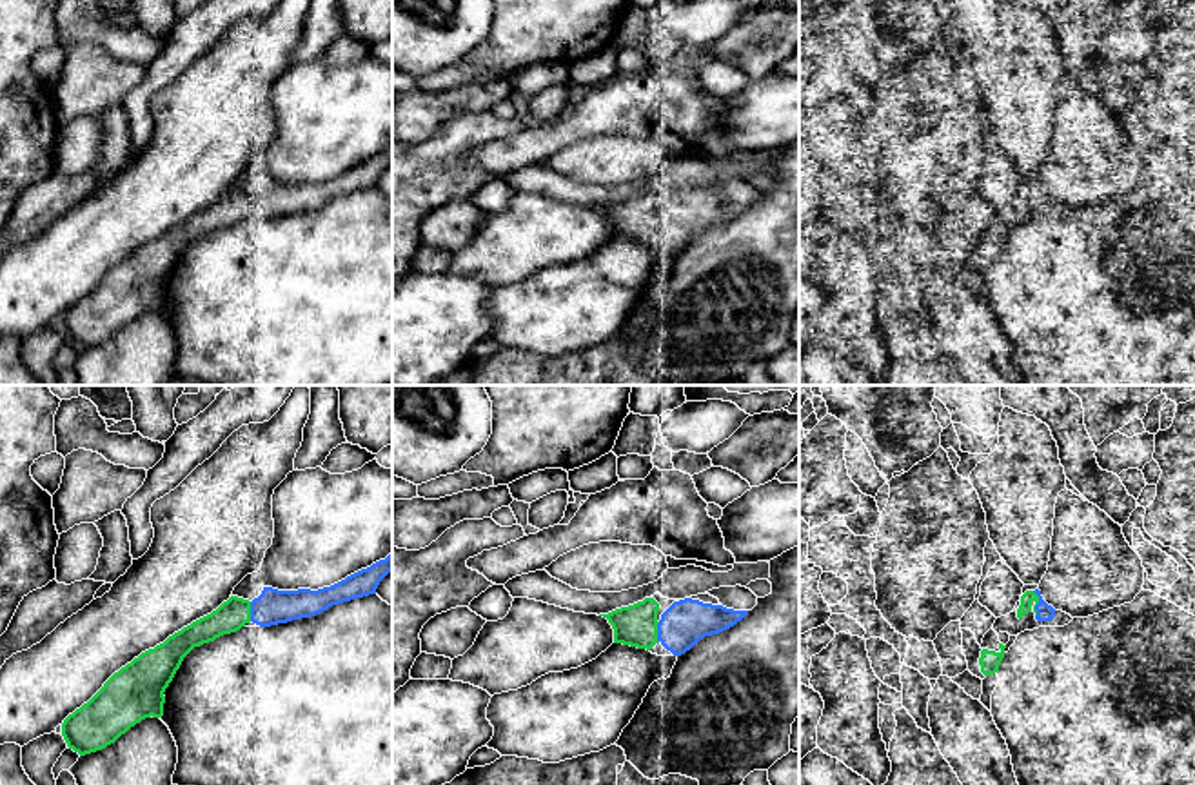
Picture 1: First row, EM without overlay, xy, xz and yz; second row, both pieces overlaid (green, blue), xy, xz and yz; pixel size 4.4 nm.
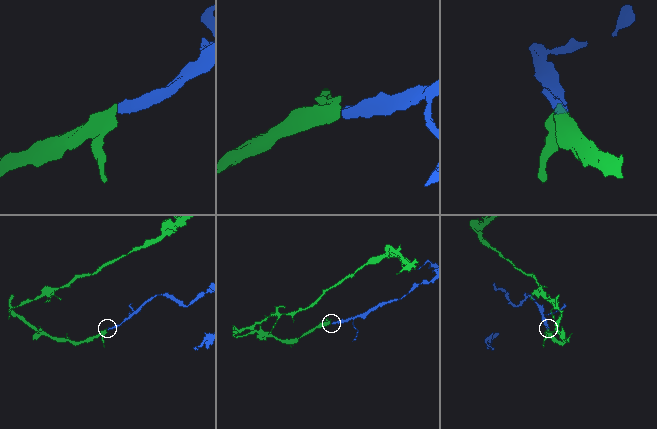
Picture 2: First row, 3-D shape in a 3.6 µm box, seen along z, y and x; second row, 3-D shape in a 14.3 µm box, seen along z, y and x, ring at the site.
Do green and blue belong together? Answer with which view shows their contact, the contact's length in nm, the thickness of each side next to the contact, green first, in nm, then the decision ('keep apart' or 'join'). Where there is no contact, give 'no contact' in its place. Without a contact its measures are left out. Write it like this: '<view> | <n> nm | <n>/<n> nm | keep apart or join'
yz | 120 nm | 60/80 nm | join

